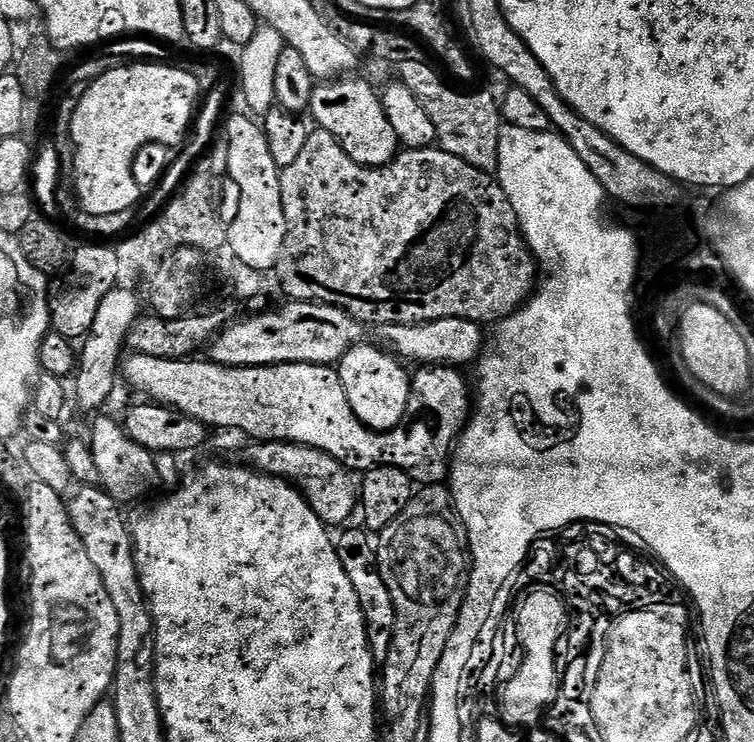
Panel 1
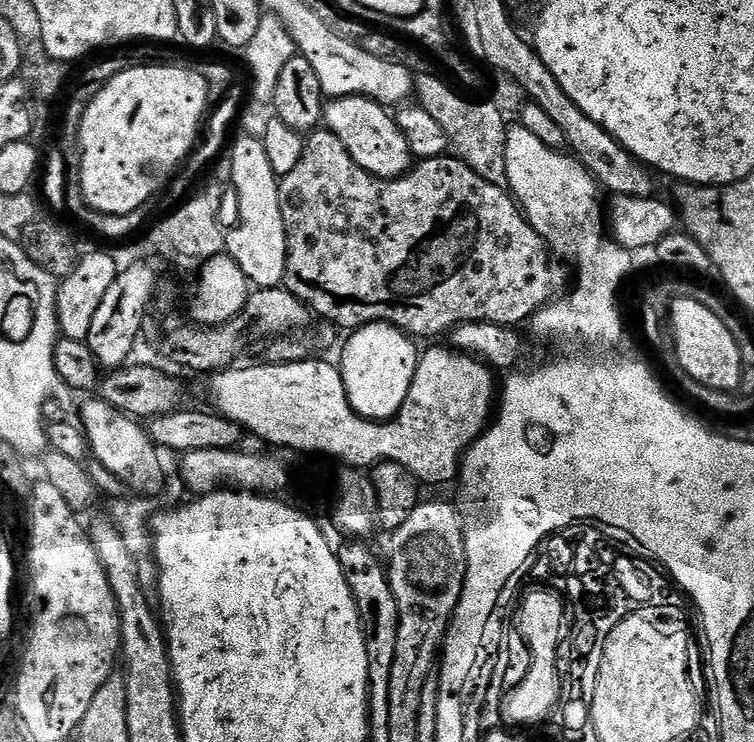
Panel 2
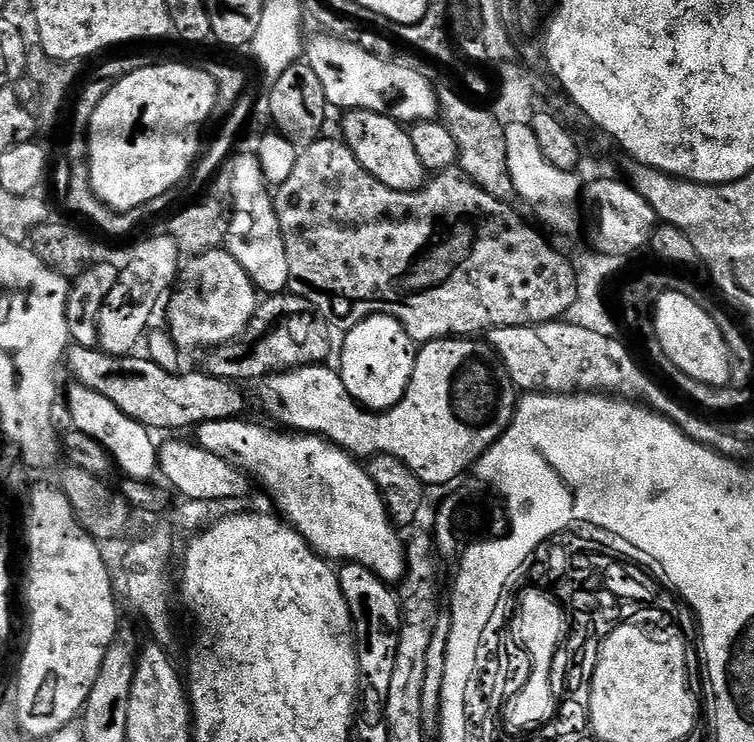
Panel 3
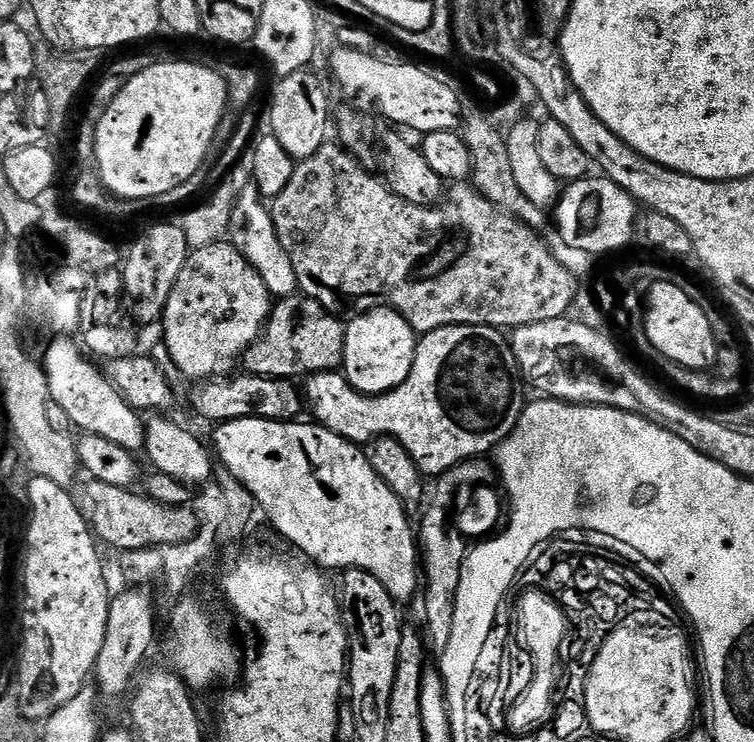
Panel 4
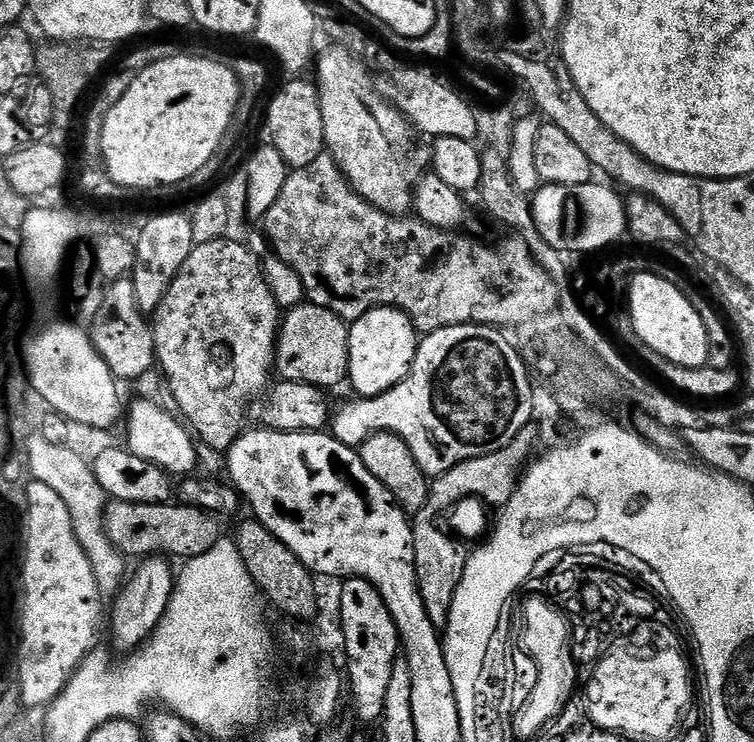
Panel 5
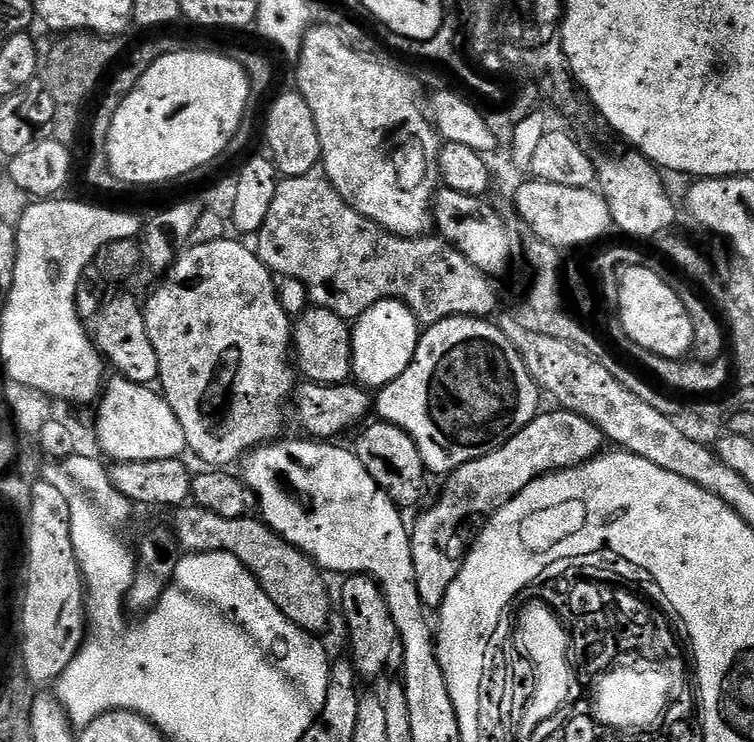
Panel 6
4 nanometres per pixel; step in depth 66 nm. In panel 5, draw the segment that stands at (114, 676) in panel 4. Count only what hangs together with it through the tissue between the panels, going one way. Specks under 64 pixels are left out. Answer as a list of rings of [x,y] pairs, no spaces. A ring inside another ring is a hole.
[[[165,555],[147,556],[139,561],[140,566],[135,570],[132,578],[123,583],[115,595],[115,602],[110,606],[108,627],[112,632],[111,647],[119,655],[131,655],[152,636],[165,610],[169,606],[175,588],[176,572],[172,563]]]

